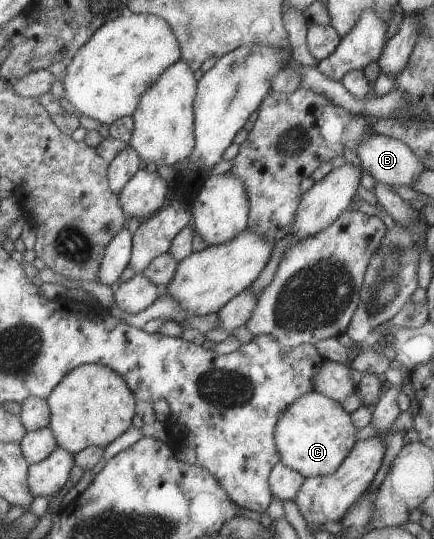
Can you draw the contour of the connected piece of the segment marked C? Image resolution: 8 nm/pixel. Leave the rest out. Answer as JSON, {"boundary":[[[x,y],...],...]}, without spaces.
{"boundary":[[[313,390],[287,406],[275,424],[273,435],[280,462],[306,478],[334,472],[354,446],[356,431],[339,402]]]}

